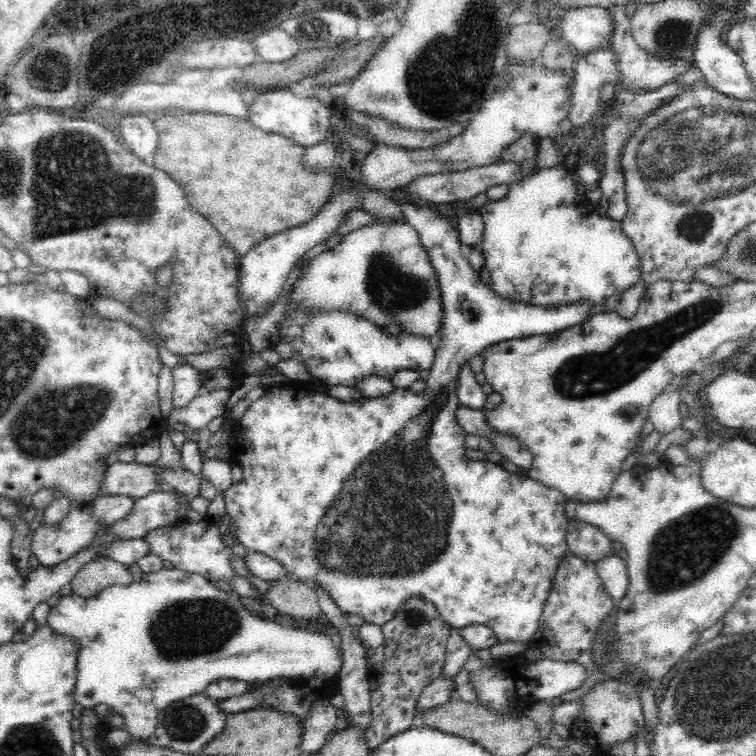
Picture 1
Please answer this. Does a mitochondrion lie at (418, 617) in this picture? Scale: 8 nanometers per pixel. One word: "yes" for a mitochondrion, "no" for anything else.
yes

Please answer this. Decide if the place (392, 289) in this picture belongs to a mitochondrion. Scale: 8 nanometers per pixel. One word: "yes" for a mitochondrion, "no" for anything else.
yes

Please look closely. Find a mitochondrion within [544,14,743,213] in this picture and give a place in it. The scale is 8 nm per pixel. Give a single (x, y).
(669, 37)

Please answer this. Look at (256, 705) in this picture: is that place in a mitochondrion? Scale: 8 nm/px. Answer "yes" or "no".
no

